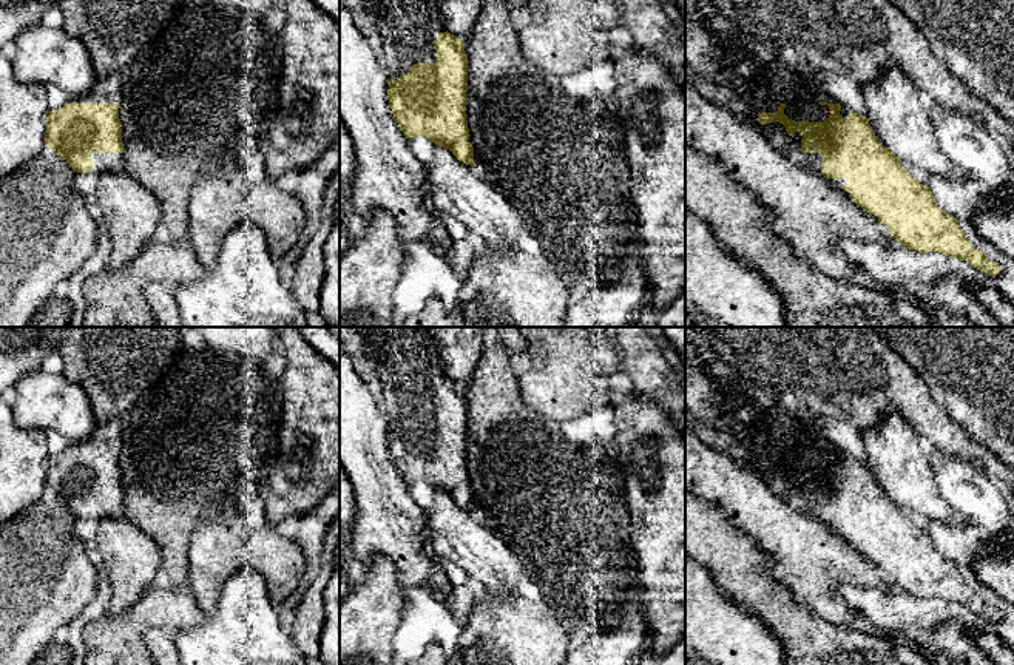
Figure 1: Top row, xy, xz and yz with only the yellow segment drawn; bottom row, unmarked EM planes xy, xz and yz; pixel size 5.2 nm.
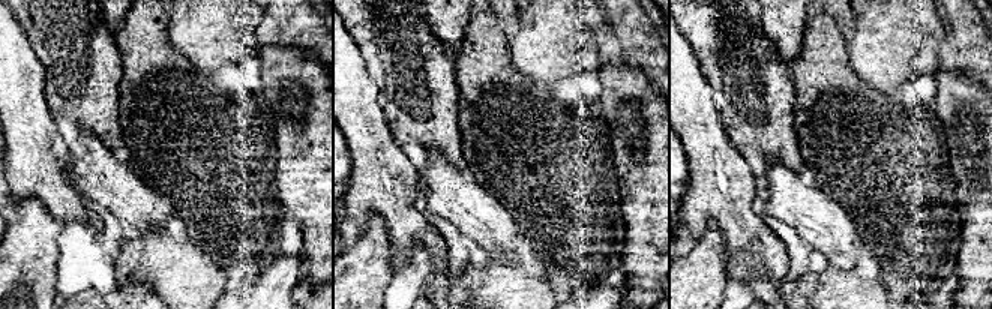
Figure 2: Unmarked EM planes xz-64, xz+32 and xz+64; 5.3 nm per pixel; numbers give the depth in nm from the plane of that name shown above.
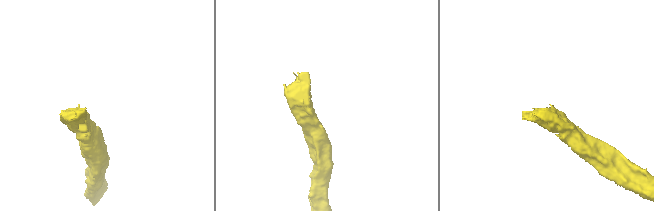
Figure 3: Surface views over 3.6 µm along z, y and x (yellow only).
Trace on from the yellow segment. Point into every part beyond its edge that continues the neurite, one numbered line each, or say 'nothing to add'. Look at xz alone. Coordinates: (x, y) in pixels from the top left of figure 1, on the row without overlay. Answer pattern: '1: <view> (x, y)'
1: xz (400, 364)

